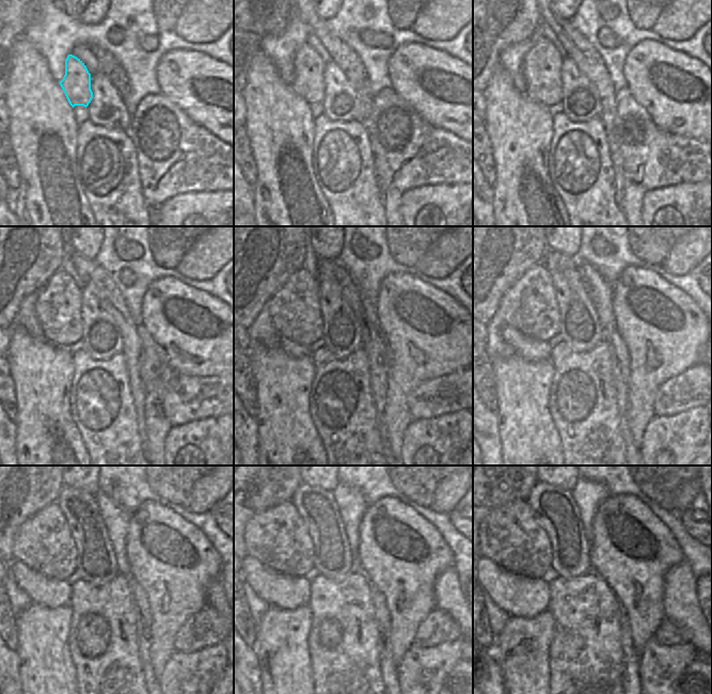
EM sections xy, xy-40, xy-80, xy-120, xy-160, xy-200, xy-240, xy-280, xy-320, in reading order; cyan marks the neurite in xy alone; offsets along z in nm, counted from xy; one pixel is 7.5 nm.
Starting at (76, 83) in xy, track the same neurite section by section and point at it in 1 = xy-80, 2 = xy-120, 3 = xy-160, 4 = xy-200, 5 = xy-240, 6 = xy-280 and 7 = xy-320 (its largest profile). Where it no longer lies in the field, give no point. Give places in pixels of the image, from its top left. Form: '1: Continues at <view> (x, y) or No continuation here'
1: Continues at xy-80 (541, 65)
2: Continues at xy-120 (58, 308)
3: Continues at xy-160 (294, 309)
4: Continues at xy-200 (529, 305)
5: Continues at xy-240 (45, 543)
6: Continues at xy-280 (278, 537)
7: Continues at xy-320 (510, 536)

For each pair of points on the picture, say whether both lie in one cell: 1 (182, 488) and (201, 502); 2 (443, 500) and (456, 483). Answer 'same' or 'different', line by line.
1: different
2: same

